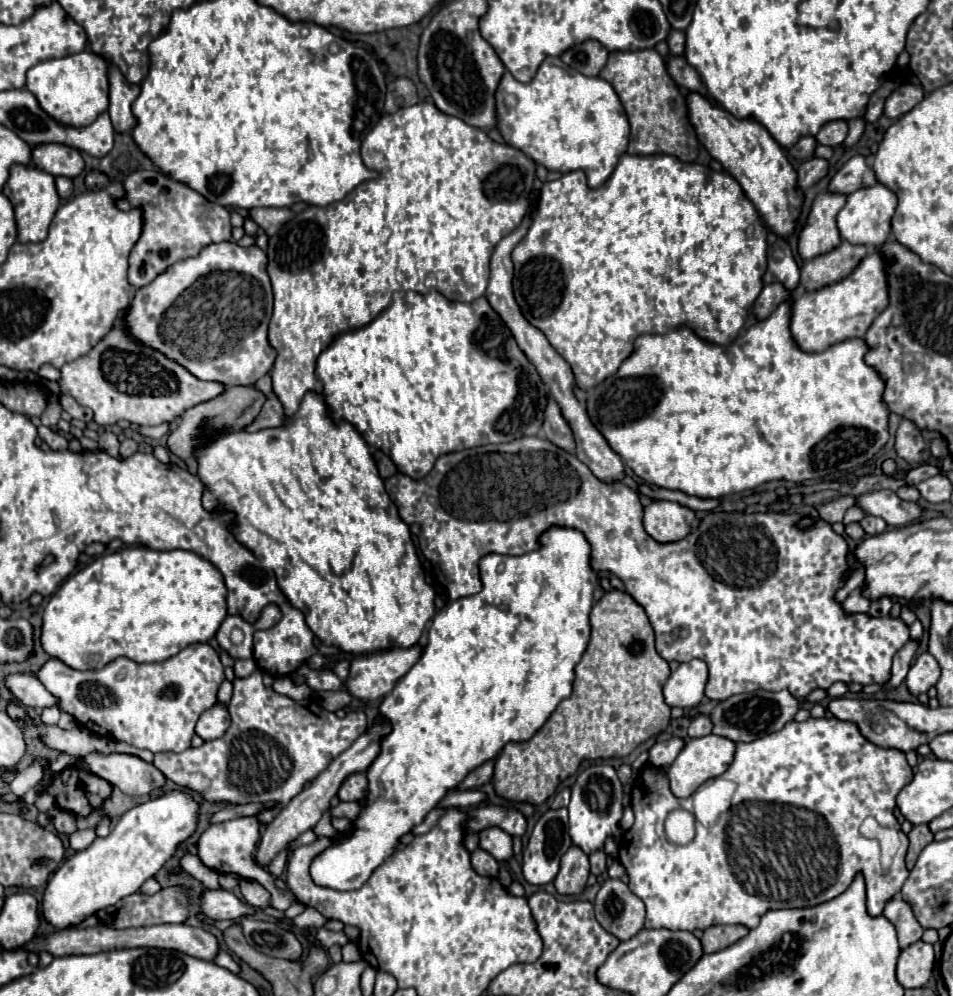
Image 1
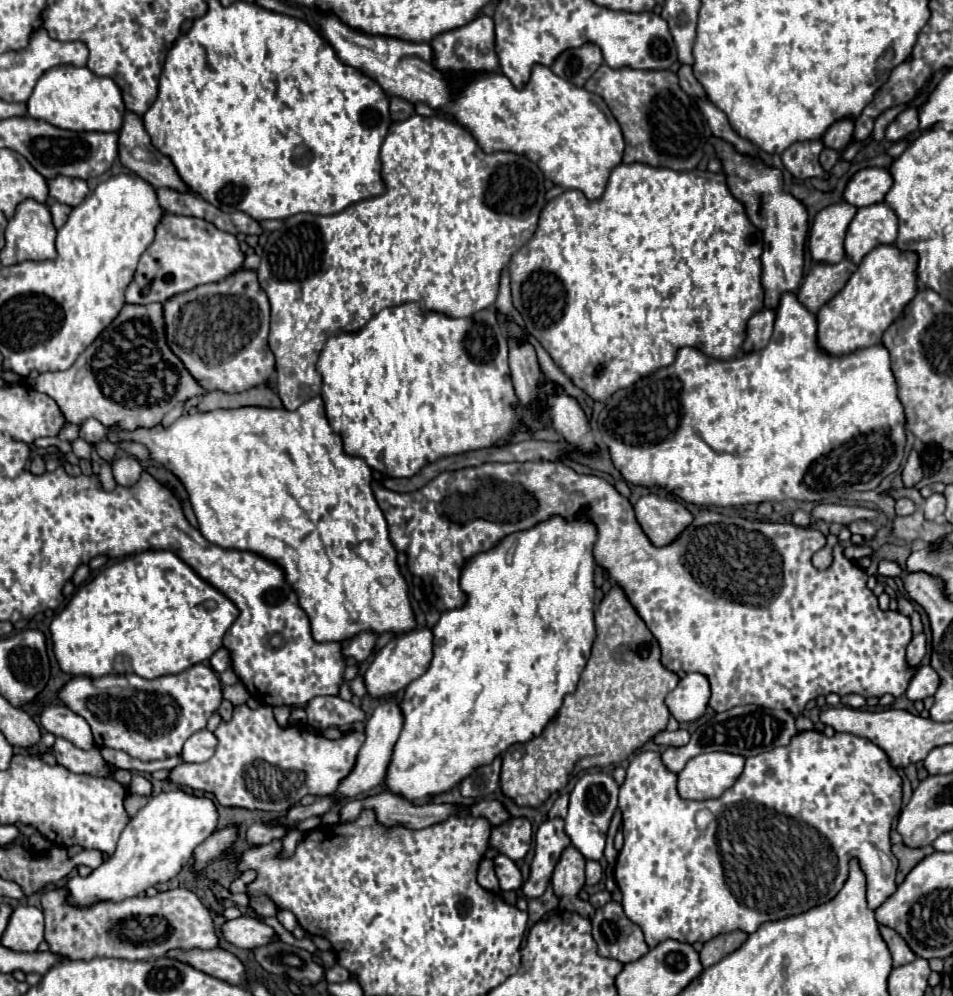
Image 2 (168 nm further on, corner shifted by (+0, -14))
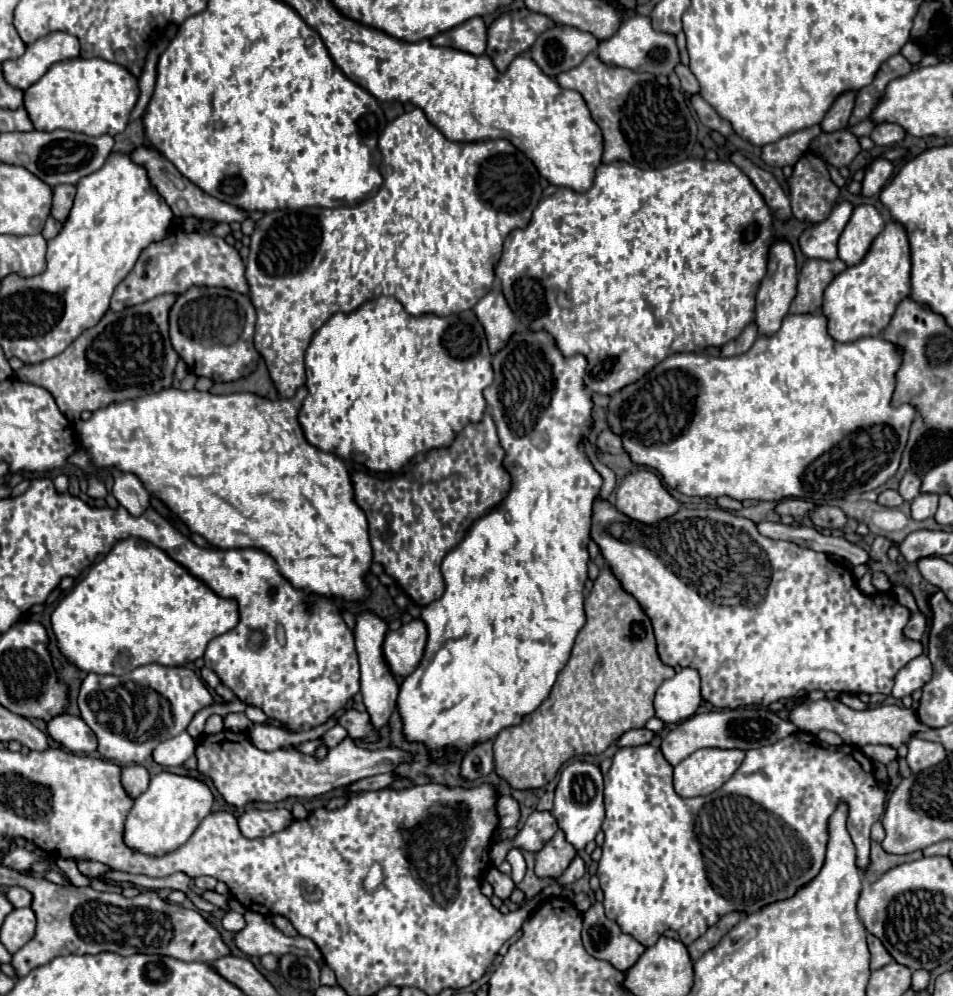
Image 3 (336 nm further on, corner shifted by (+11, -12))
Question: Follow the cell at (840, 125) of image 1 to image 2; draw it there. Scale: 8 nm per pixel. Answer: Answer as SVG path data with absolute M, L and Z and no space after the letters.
M841 118L833 126L829 126L829 130L823 136L823 144L833 150L843 150L853 138L853 126L853 118Z

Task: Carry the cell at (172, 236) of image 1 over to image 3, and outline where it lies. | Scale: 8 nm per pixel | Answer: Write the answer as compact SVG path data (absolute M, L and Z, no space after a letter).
M182 226L170 228L164 240L148 244L132 272L118 284L110 308L114 312L128 306L148 302L162 294L184 294L190 286L222 286L228 290L248 294L248 284L244 278L244 262L236 248L226 244L224 238L212 232L184 232Z

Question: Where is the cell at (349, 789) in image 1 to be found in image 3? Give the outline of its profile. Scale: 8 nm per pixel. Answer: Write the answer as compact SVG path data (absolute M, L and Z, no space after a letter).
M498 796L496 816L498 816L498 828L514 828L520 818L520 810L518 810L516 800L510 796Z

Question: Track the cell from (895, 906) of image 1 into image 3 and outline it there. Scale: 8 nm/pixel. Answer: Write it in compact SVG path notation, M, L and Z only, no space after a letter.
M868 934L868 948L870 948L870 954L872 954L872 964L870 964L872 970L878 970L878 968L882 968L882 966L886 966L886 964L890 964L894 960L888 954L888 950L884 948L884 944L872 934Z

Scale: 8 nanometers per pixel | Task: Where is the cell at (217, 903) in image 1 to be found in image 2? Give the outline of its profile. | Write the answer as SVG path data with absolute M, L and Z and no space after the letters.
M241 916L241 918L225 922L223 936L225 936L225 940L229 940L231 944L235 944L239 948L255 950L259 946L271 944L275 938L275 930L259 920Z

